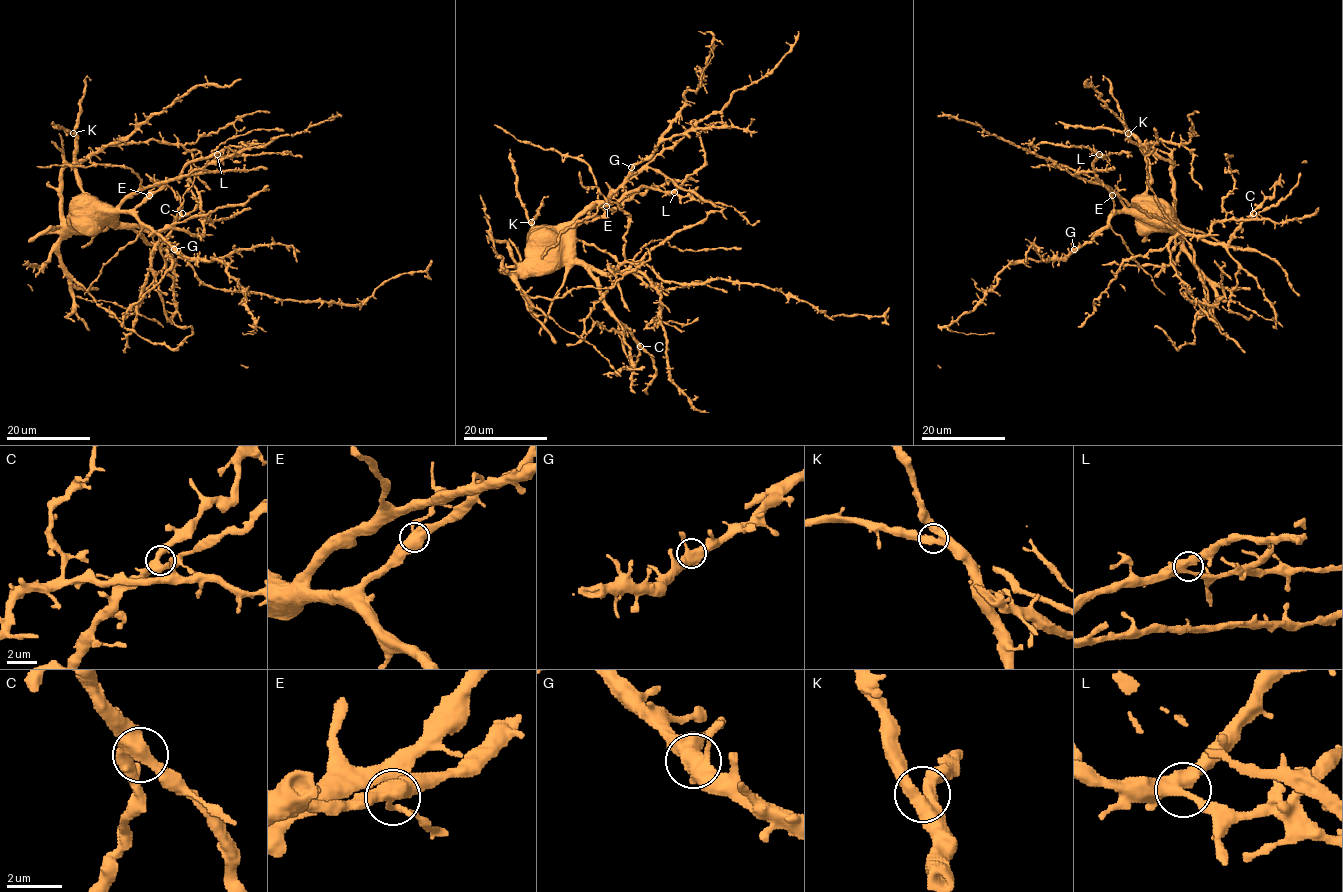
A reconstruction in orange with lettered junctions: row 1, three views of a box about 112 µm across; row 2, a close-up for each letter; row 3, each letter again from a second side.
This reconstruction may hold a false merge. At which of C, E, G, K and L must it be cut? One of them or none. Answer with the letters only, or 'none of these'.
E

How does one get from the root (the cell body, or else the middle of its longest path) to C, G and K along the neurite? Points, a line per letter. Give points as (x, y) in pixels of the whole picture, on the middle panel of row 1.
C: (582, 263), (596, 282), (603, 304), (640, 346)
G: (582, 263), (575, 252), (576, 220), (605, 200), (623, 182), (631, 167)
K: (582, 263), (561, 253), (550, 243), (533, 242), (531, 222)

